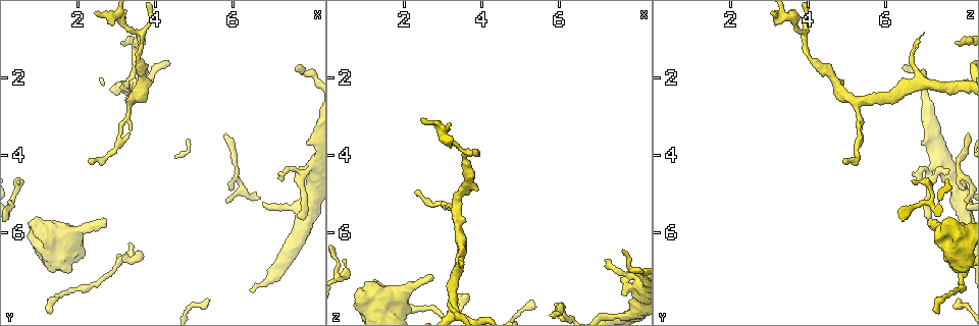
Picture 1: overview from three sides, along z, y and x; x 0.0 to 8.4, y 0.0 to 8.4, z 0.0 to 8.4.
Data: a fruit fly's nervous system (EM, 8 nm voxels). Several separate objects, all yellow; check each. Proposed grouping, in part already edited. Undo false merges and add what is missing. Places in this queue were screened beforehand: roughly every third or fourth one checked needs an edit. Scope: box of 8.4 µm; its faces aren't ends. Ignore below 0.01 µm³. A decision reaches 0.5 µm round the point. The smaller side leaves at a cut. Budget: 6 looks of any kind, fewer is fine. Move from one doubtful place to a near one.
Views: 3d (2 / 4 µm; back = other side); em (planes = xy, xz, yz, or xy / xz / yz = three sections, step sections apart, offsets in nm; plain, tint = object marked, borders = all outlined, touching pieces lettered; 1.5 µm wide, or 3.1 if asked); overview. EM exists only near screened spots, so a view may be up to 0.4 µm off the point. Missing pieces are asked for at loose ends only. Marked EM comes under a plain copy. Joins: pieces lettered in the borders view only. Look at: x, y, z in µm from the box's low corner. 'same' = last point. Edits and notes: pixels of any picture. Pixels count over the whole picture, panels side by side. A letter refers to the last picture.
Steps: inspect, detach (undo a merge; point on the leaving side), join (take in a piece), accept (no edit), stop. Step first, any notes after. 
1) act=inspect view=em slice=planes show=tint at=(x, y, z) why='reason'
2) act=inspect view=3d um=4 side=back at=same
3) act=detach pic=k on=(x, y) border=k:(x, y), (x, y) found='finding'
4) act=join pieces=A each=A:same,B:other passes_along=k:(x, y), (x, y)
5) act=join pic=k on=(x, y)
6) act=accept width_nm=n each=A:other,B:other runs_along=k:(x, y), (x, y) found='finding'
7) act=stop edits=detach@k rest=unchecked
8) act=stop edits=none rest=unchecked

act=inspect view=em slice=xz step=4 show=tint at=(1.10, 6.25, 7.30) why='an open end'

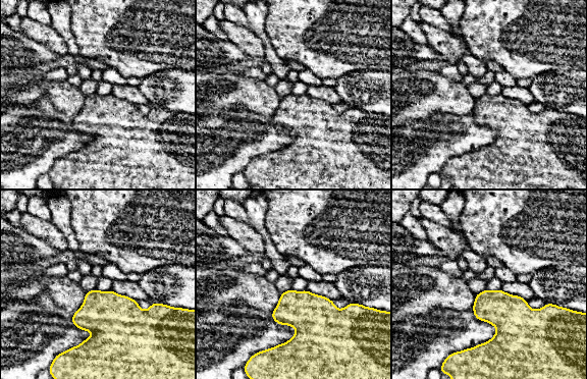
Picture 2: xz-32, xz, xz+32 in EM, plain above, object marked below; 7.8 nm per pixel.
act=inspect view=em slice=xz step=4 show=borders at=same why='see the neighbours'

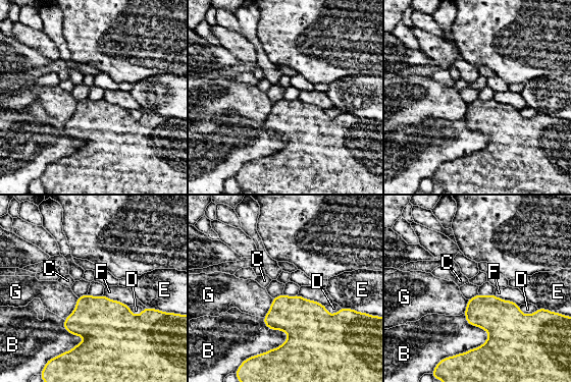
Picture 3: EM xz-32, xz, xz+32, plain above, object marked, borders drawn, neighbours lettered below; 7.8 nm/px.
act=accept each=B:other,C:other,D:other,E:other,F:other,G:other found='no lettered piece goes on from it'

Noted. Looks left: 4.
act=inspect view=em slice=planes show=tint at=(7.90, 3.65, 6.90) why='thick end'

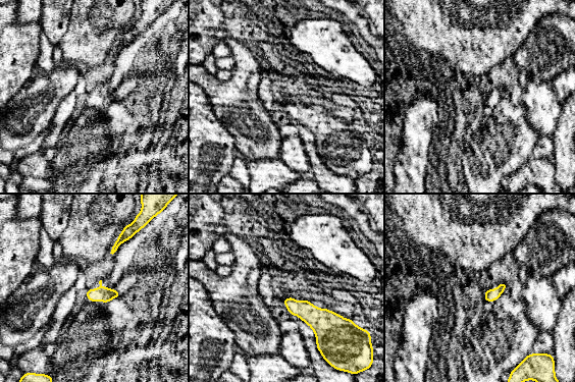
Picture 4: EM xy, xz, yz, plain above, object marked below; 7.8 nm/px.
act=inspect view=em slice=planes show=borders at=same why='what lies round it'

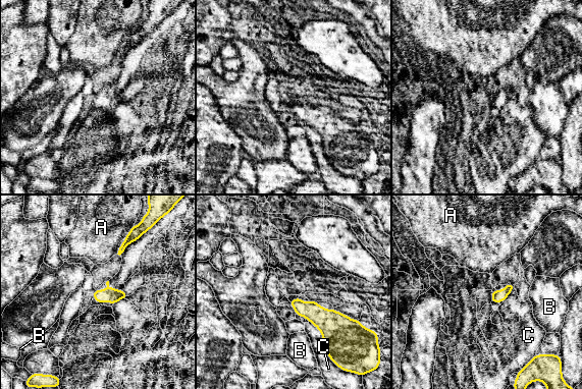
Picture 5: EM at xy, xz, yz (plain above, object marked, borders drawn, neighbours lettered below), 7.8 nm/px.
act=accept longest_contact=C:300nm each=A:other,B:other,C:other border=5:(309, 321), (319, 330), (326, 352) found='none of them fits'

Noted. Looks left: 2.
act=inspect view=em slice=xz step=8 show=borders at=(7.70, 5.55, 7.10) why='branch stops here'

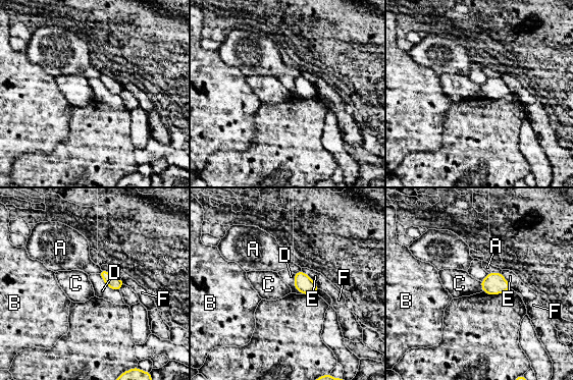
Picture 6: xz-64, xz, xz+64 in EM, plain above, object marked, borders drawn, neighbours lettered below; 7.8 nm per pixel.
act=accept each=A:other,B:other,C:other,D:other,E:other,F:other border=6:(479, 281), (483, 290) found='no lettered piece goes on from it'

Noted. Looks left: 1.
act=stop edits=none rest=unchecked

